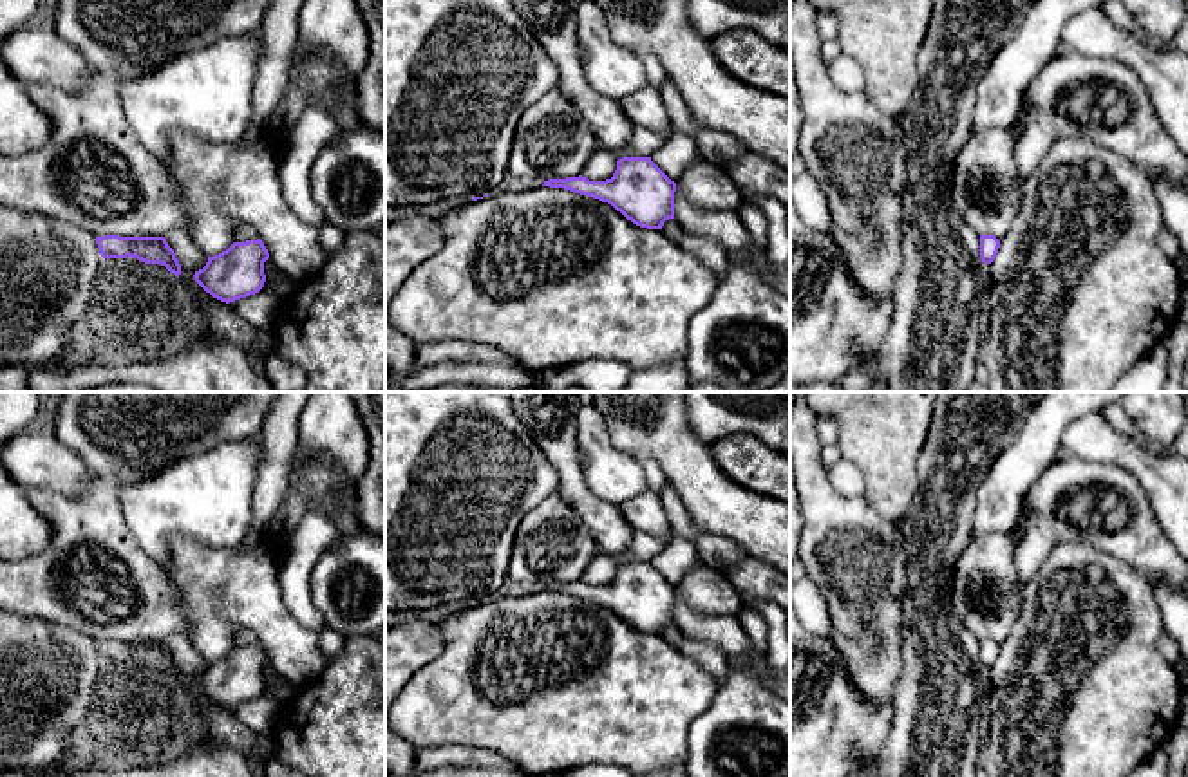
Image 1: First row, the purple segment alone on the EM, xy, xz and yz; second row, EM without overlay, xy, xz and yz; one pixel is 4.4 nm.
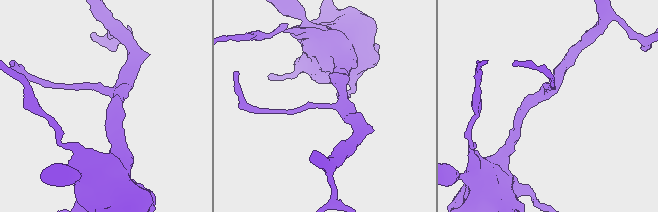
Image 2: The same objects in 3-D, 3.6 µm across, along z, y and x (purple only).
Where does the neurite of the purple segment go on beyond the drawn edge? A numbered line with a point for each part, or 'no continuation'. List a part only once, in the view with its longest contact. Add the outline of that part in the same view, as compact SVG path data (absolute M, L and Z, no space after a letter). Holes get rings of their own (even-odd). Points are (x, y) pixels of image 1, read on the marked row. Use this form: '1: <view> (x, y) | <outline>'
no continuation

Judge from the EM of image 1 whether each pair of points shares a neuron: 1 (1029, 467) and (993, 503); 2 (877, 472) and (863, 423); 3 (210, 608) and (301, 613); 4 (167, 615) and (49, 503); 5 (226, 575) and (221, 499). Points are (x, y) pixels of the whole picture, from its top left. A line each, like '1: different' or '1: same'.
1: same
2: same
3: different
4: same
5: different

